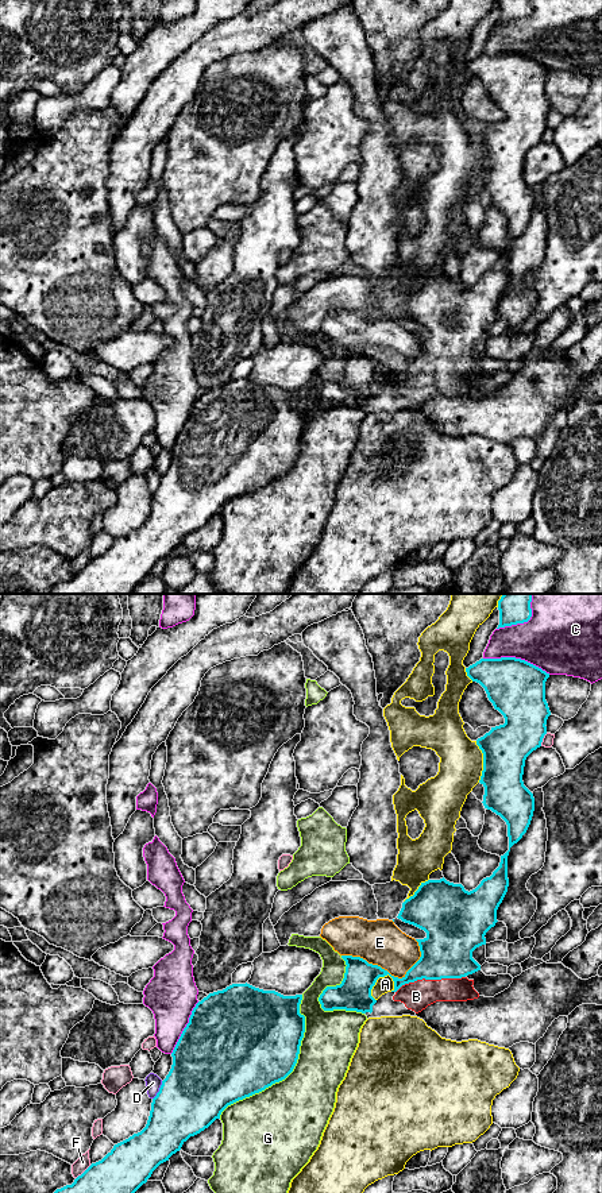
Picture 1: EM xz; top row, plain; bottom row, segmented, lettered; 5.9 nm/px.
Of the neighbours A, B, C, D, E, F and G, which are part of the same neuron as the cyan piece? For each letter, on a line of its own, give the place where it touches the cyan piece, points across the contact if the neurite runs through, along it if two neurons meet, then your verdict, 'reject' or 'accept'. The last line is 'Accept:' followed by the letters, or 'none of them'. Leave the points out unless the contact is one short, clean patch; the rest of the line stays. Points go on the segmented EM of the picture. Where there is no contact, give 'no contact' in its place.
A: xz (374, 984) | reject
B: xz (429, 979) | across xz (447, 952), (444, 964), (429, 979), (416, 992), (416, 996) | accept
C: xz (517, 659) | reject
D: xz (159, 1091) | reject
E: xz (384, 969) | reject
F: xz (84, 1172) | reject
G: xz (292, 1070) | reject
Accept: B

